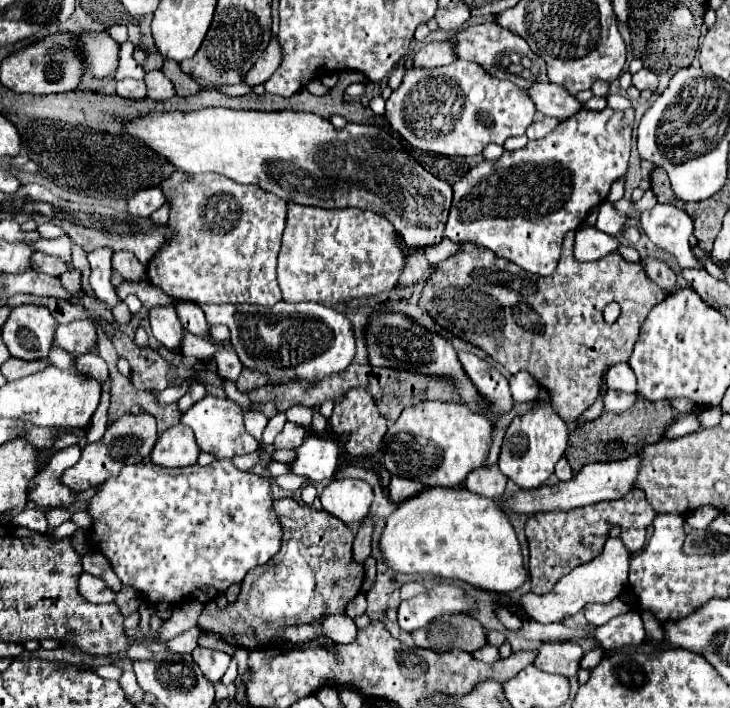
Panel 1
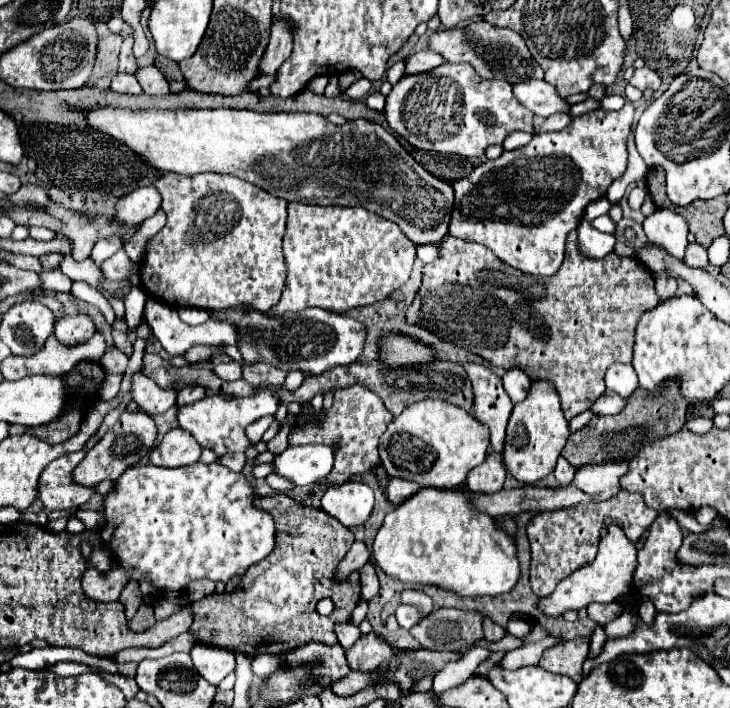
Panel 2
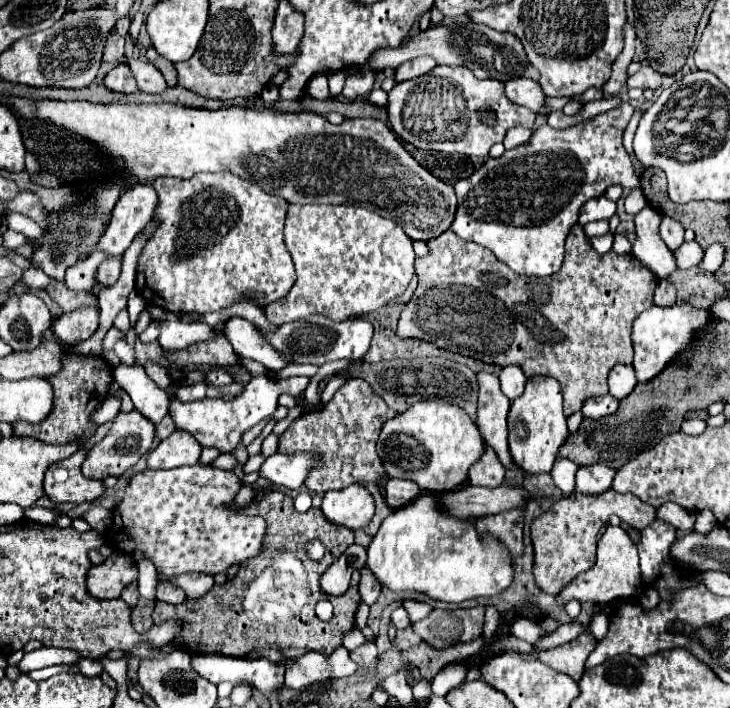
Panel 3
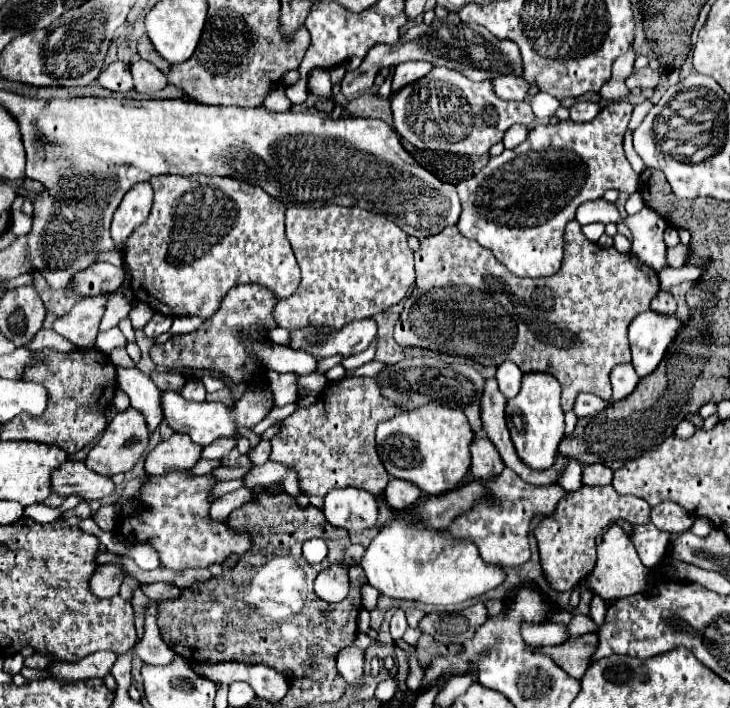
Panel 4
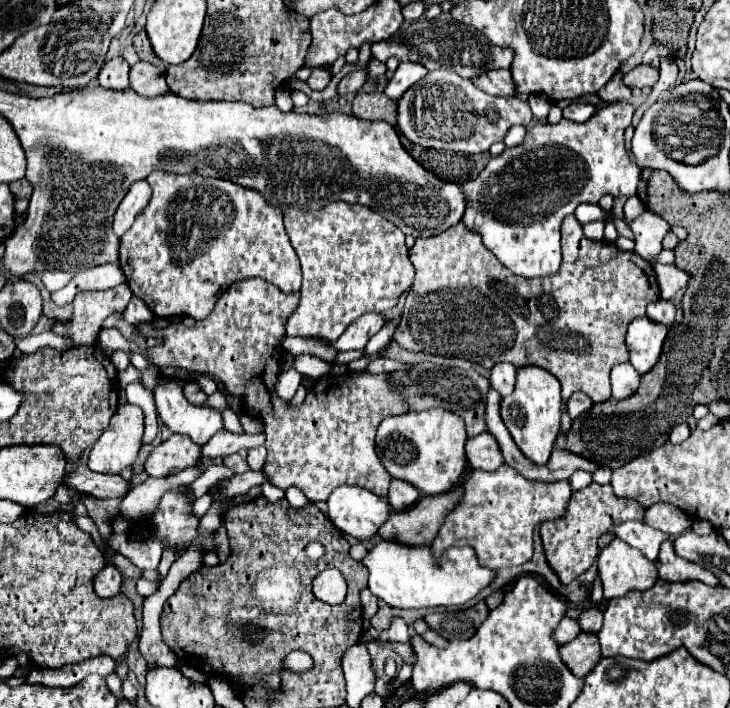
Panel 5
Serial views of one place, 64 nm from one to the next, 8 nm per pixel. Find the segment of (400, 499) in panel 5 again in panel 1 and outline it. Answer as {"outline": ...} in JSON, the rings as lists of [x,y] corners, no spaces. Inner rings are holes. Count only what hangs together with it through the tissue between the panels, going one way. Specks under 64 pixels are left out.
{"outline":[[[392,476],[390,486],[388,486],[388,496],[390,496],[390,500],[394,504],[402,504],[404,500],[414,496],[422,488],[424,486],[418,480],[408,480],[408,478],[400,478],[400,476]]]}

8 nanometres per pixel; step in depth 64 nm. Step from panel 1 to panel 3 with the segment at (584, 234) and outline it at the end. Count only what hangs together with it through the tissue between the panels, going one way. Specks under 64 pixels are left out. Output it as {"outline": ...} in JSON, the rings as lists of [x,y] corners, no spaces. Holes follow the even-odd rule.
{"outline":[[[604,234],[604,236],[598,236],[598,238],[592,238],[592,240],[590,240],[592,248],[594,248],[598,254],[610,252],[610,250],[612,250],[612,242],[614,242],[614,236],[612,236],[612,234]]]}

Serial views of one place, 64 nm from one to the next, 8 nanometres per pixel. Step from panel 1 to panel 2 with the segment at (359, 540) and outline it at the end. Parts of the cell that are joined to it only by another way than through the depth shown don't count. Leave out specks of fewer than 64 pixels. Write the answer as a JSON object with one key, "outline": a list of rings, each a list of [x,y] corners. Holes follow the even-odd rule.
{"outline":[[[354,542],[352,548],[348,550],[348,554],[344,556],[344,560],[342,560],[342,562],[338,564],[338,568],[336,568],[336,581],[344,581],[352,572],[360,570],[368,560],[370,560],[370,552],[368,552],[366,544],[364,544],[364,542]]]}

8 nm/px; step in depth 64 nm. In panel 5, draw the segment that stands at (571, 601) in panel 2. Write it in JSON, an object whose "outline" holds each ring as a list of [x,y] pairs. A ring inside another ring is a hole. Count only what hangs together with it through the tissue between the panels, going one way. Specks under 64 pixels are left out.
{"outline":[[[614,538],[604,550],[600,550],[598,574],[604,582],[602,586],[604,586],[604,598],[606,600],[616,598],[616,596],[624,596],[628,590],[648,590],[658,580],[656,564],[652,560],[648,560],[646,556],[640,556],[640,550],[630,548],[620,538]]]}

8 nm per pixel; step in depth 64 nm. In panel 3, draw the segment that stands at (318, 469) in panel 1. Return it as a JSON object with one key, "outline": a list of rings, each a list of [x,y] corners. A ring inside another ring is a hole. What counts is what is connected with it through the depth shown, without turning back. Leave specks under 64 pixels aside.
{"outline":[[[298,452],[294,456],[286,456],[286,454],[274,454],[268,456],[266,462],[260,466],[258,474],[260,478],[270,480],[276,486],[284,486],[288,490],[298,490],[306,476],[308,470],[316,464],[316,458],[304,452]]]}

